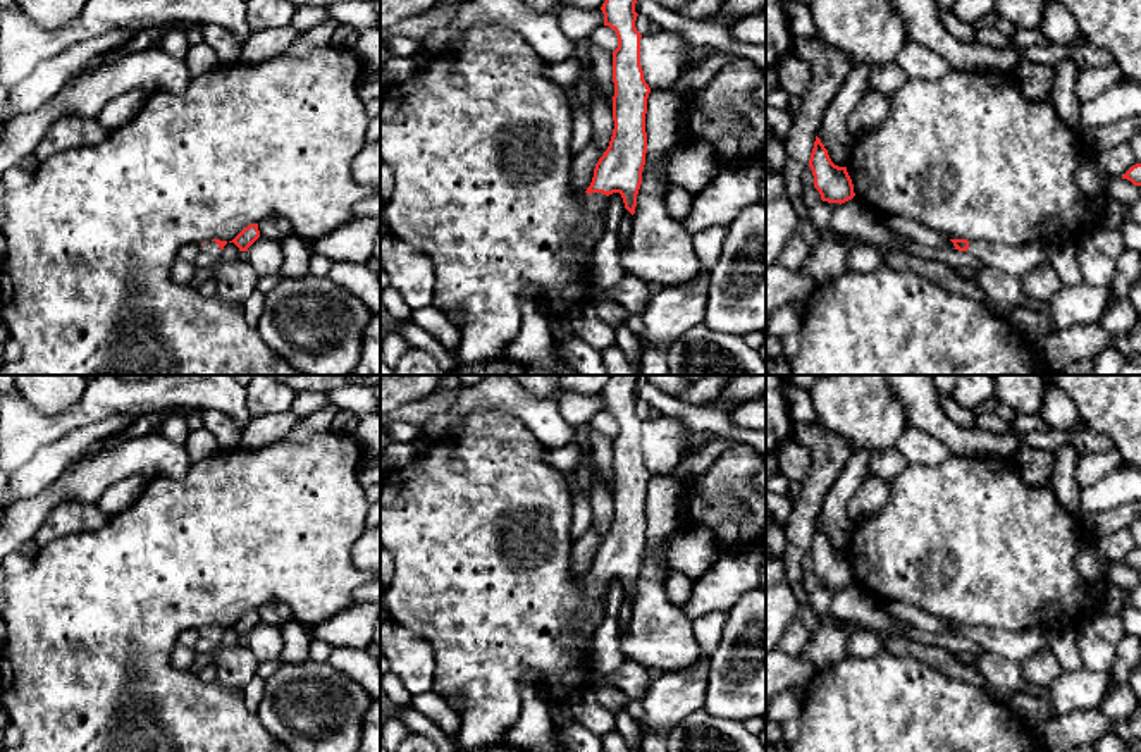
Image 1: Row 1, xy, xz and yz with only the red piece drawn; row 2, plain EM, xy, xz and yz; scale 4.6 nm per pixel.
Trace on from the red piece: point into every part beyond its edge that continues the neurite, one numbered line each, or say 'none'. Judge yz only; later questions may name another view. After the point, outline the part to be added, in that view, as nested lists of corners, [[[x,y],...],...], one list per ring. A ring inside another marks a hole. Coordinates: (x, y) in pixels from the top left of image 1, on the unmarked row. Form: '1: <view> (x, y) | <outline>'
1: yz (1016, 646) | [[[969,626],[967,638],[986,652],[998,654],[1015,663],[1022,663],[1026,657],[1050,649],[1050,635],[1041,632]]]

